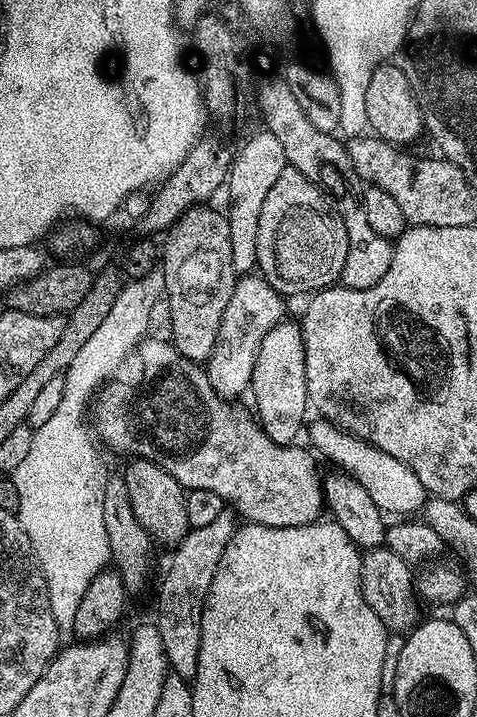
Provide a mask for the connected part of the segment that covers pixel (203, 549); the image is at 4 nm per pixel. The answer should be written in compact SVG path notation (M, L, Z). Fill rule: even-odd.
M226 510L214 518L207 526L198 526L189 530L184 539L175 545L172 561L168 564L168 569L164 572L164 577L160 580L160 597L156 600L156 617L154 623L161 634L162 646L164 647L167 667L173 673L180 676L185 681L191 681L196 674L198 666L198 650L202 642L202 610L204 609L204 600L208 597L210 582L214 582L214 574L218 570L218 562L230 542L230 538L236 533L238 520L231 511Z

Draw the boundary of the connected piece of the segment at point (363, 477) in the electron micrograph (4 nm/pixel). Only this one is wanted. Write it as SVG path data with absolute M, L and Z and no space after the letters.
M316 418L312 425L311 423L307 425L306 436L307 434L314 445L326 450L329 458L336 463L333 465L340 467L348 475L362 482L362 486L366 486L370 498L374 498L374 502L380 507L381 512L414 514L424 506L426 493L422 482L418 478L418 474L414 474L414 470L410 470L410 466L406 466L406 462L378 450L367 440L361 440L351 431L339 428L331 420Z

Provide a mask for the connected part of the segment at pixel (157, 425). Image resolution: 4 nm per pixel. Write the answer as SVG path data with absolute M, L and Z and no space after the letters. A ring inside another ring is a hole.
M145 338L136 347L126 368L128 376L121 375L113 379L103 389L104 401L100 409L94 412L94 420L96 416L100 423L99 439L104 439L116 452L132 452L128 454L162 465L185 490L214 490L214 494L221 496L225 502L232 503L233 500L237 508L235 511L241 517L244 515L245 521L275 528L319 521L320 511L323 513L326 505L322 472L316 469L315 458L299 446L280 445L272 441L256 422L252 422L248 436L244 436L243 422L232 413L233 405L214 390L207 371L197 361L182 356L176 345L167 339L152 339ZM144 383L156 384L156 388L149 390L144 400L144 409L139 412L132 408L132 399L136 396L135 388L142 387Z

